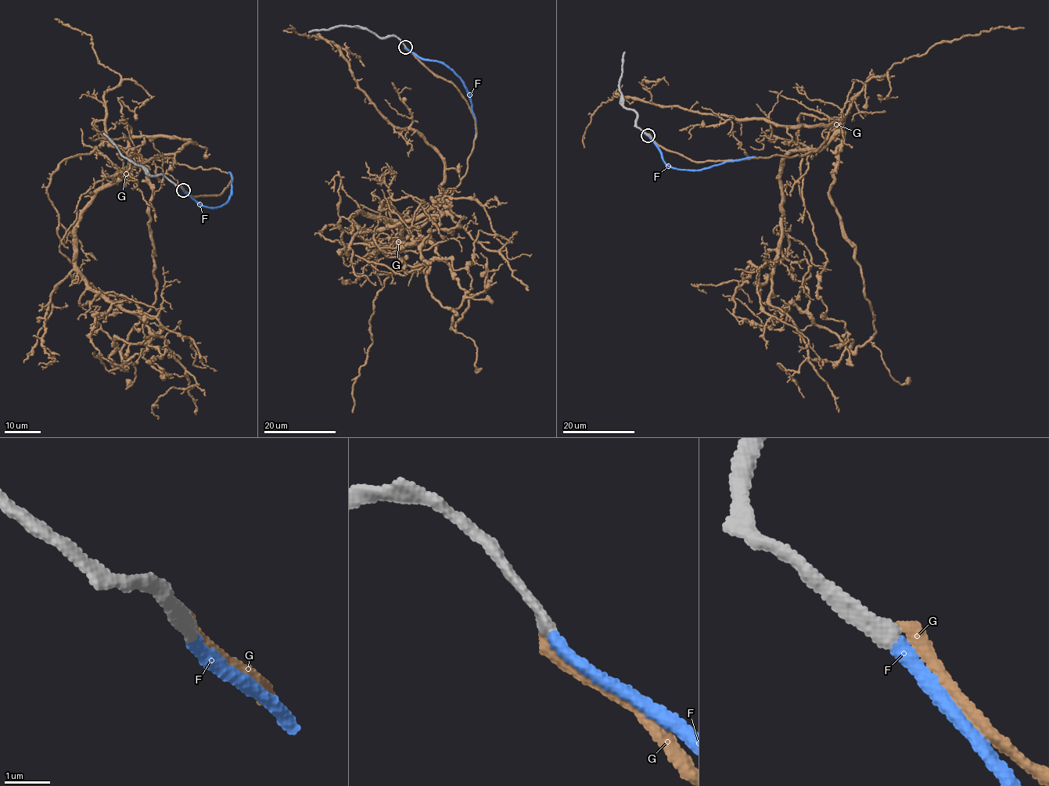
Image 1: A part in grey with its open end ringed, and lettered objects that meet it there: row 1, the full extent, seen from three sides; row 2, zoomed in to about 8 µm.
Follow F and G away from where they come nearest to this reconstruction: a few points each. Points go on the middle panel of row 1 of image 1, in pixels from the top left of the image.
F: (405, 47), (422, 59), (444, 63), (460, 79), (468, 95), (476, 128), (476, 137)
G: (404, 47), (467, 102), (465, 175), (399, 242), (352, 218), (449, 215), (509, 241), (479, 231), (483, 267)

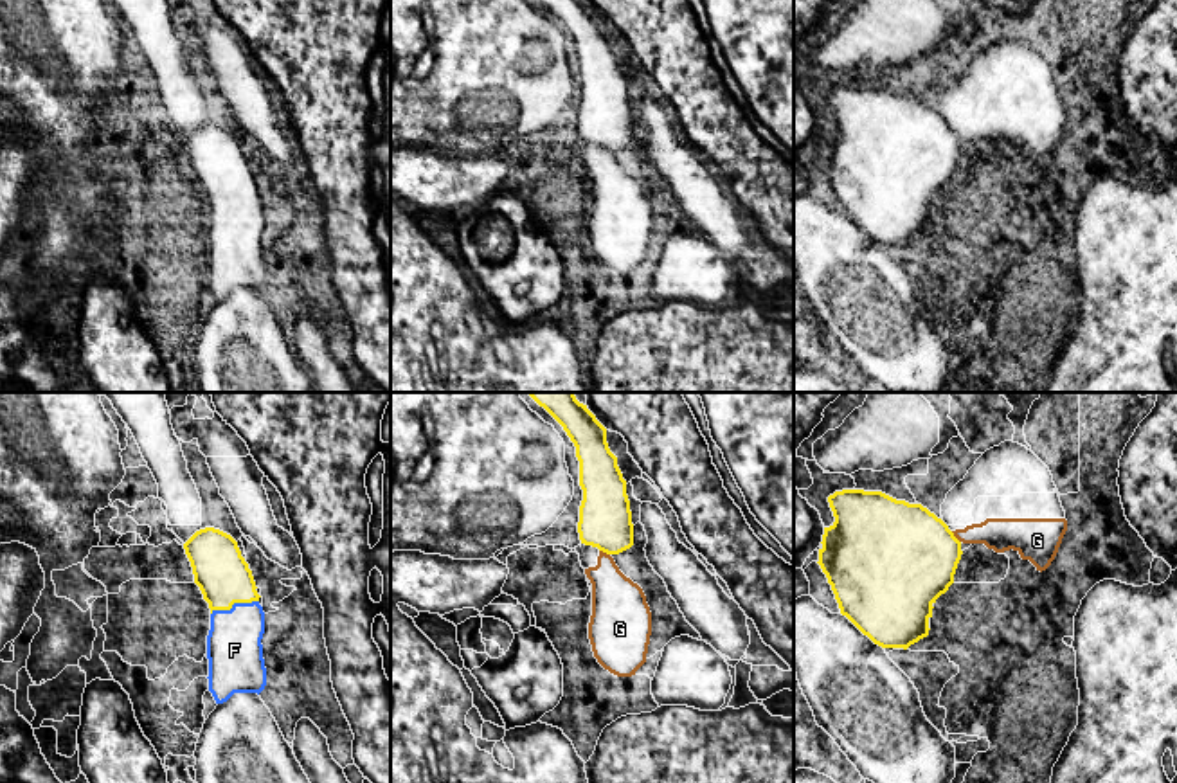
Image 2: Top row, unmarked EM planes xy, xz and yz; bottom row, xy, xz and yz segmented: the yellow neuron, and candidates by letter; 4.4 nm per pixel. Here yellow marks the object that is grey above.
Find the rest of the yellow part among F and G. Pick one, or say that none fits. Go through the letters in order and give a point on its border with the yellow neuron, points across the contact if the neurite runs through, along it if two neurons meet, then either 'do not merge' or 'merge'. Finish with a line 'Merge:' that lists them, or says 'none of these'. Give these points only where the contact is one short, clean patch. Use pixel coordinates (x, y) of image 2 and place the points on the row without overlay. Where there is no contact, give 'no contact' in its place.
F: meets yellow in xy at (234, 198); merge
G: meets yellow in yz at (954, 134); border along yz (951, 128), (960, 139); do not merge
Merge: F

